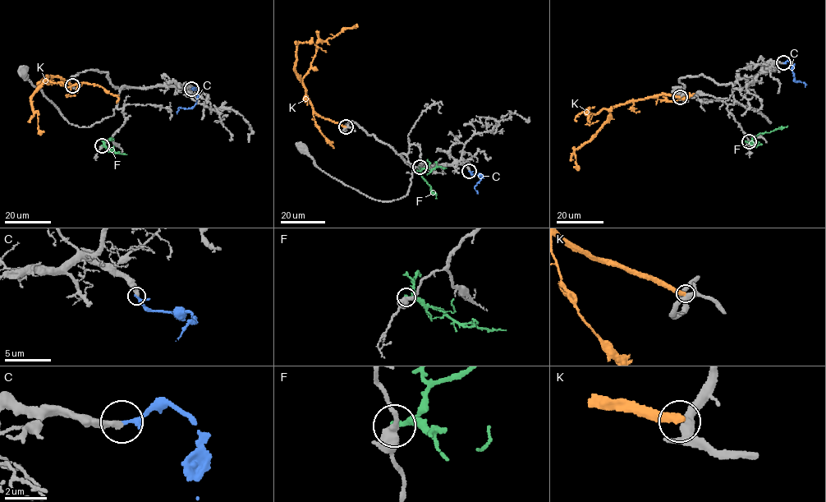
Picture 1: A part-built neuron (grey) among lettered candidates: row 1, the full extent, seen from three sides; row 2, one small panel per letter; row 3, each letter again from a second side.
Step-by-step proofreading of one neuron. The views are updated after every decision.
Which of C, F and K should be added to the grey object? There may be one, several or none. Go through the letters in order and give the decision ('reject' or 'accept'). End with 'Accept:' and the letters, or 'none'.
C: reject
F: reject
K: reject
Accept: none

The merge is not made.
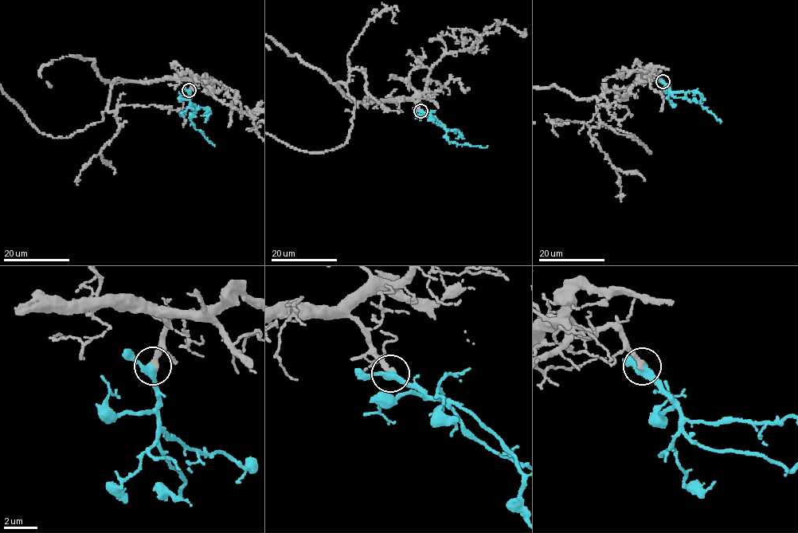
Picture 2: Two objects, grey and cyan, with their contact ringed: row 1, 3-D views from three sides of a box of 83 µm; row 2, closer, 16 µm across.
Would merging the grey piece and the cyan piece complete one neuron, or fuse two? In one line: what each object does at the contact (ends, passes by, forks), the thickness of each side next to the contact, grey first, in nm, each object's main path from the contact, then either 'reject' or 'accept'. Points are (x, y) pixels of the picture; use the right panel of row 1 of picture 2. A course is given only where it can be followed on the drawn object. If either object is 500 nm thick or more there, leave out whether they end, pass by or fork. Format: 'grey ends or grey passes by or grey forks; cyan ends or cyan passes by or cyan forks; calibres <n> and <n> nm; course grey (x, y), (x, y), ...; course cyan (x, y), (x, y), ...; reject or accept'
grey ends; cyan passes by; calibres 320 and 400 nm; course grey (663, 80), (639, 75), (597, 102), (602, 123), (650, 153), (634, 136), (590, 119); course cyan (663, 80), (669, 93), (690, 101), (697, 101), (721, 123); accept

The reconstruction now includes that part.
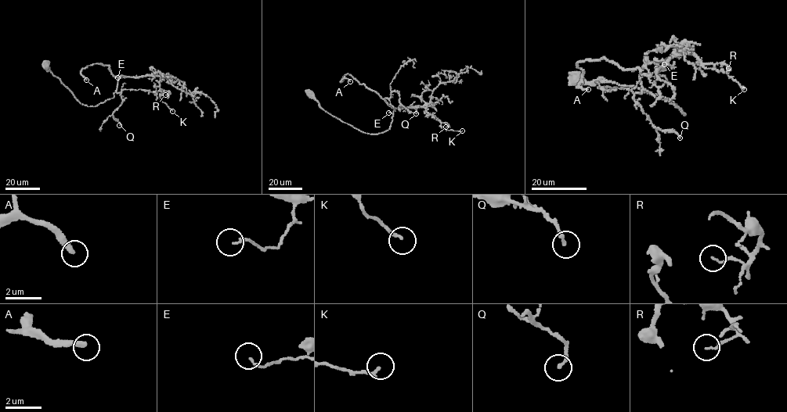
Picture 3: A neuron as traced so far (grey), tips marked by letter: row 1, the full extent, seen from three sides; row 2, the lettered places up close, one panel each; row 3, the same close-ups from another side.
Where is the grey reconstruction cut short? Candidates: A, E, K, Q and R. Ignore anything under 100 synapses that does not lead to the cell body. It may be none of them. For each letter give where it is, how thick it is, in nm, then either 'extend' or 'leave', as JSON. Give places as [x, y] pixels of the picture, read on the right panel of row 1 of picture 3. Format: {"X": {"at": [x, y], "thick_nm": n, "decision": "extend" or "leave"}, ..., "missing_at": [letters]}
{"A": {"at": [588, 89], "thick_nm": 320, "decision": "extend"}, "E": {"at": [664, 64], "thick_nm": 130, "decision": "leave"}, "K": {"at": [744, 89], "thick_nm": 170, "decision": "leave"}, "Q": {"at": [680, 137], "thick_nm": 200, "decision": "leave"}, "R": {"at": [728, 68], "thick_nm": 90, "decision": "leave"}, "missing_at": ["A"]}

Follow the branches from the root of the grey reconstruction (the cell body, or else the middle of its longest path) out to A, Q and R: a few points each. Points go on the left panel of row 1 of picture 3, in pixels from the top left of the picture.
A: (45, 66), (81, 103), (96, 106), (113, 98), (118, 79), (108, 66), (84, 68), (81, 74), (86, 80)
Q: (45, 66), (81, 103), (88, 106), (96, 106), (119, 92), (122, 102), (112, 114), (119, 125)
R: (45, 66), (81, 103), (88, 106), (113, 98), (121, 76), (160, 76), (160, 88), (170, 93), (165, 94)

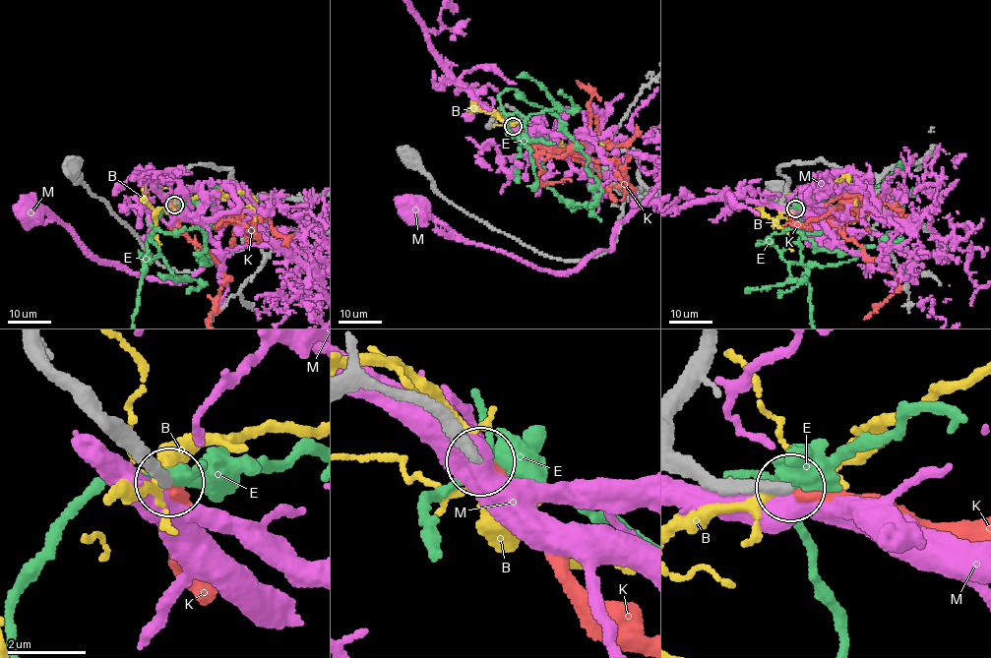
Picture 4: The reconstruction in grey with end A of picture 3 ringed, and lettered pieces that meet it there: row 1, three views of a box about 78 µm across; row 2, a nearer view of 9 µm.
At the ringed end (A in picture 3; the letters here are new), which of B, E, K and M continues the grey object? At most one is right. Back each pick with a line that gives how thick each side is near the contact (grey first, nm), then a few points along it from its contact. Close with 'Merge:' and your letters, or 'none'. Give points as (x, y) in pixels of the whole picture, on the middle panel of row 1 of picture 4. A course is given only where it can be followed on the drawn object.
K: 320/320 nm
Merge: K

